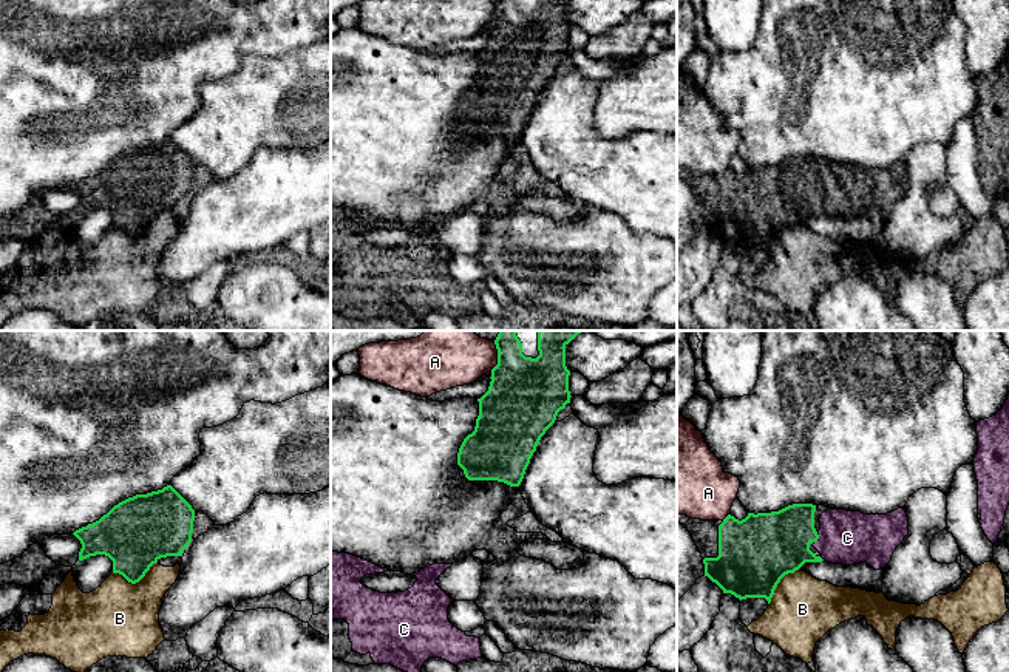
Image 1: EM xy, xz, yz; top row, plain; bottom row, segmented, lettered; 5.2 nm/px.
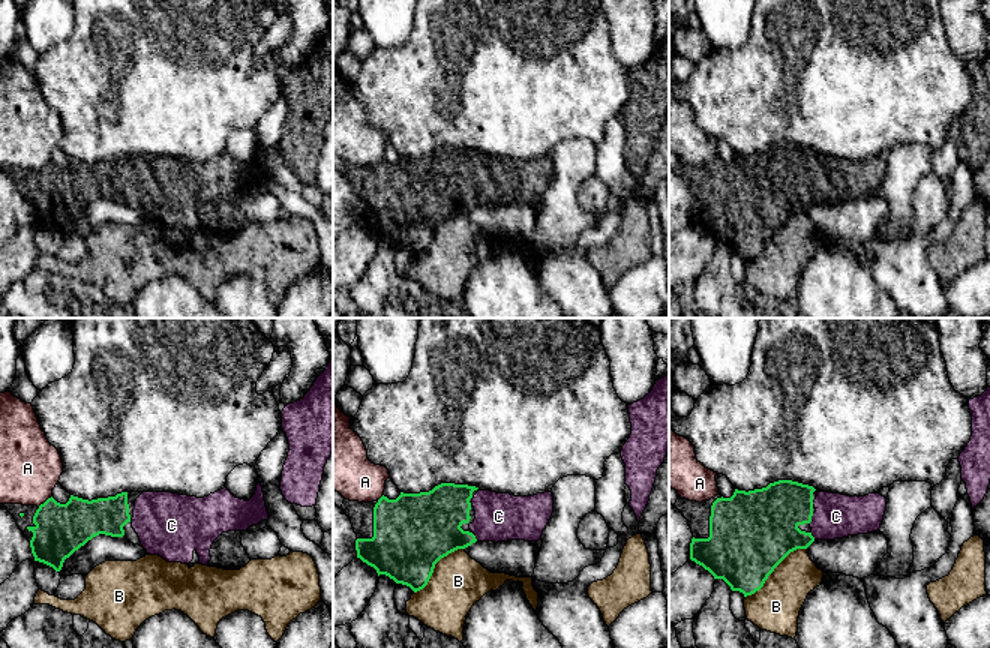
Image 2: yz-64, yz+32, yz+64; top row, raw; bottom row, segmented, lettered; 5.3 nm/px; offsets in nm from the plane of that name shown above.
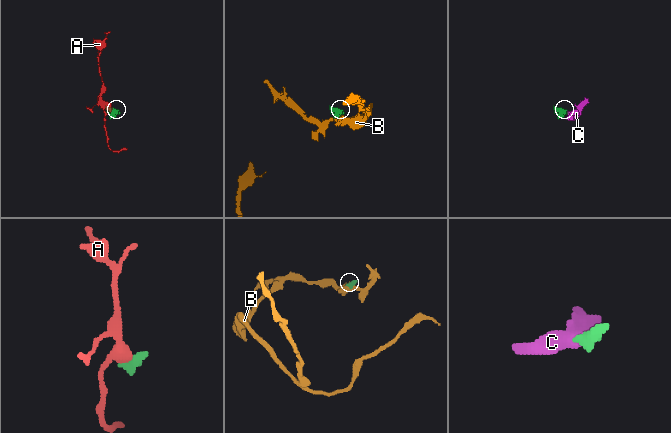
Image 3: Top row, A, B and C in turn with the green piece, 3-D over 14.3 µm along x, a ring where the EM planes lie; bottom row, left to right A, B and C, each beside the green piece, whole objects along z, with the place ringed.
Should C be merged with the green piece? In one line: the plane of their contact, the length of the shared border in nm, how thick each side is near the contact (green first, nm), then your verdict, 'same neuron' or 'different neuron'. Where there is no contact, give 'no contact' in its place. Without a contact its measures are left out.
contact in yz; length 60 nm; calibres 340 and 280 nm; same neuron

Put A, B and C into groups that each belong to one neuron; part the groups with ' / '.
A / B / C

